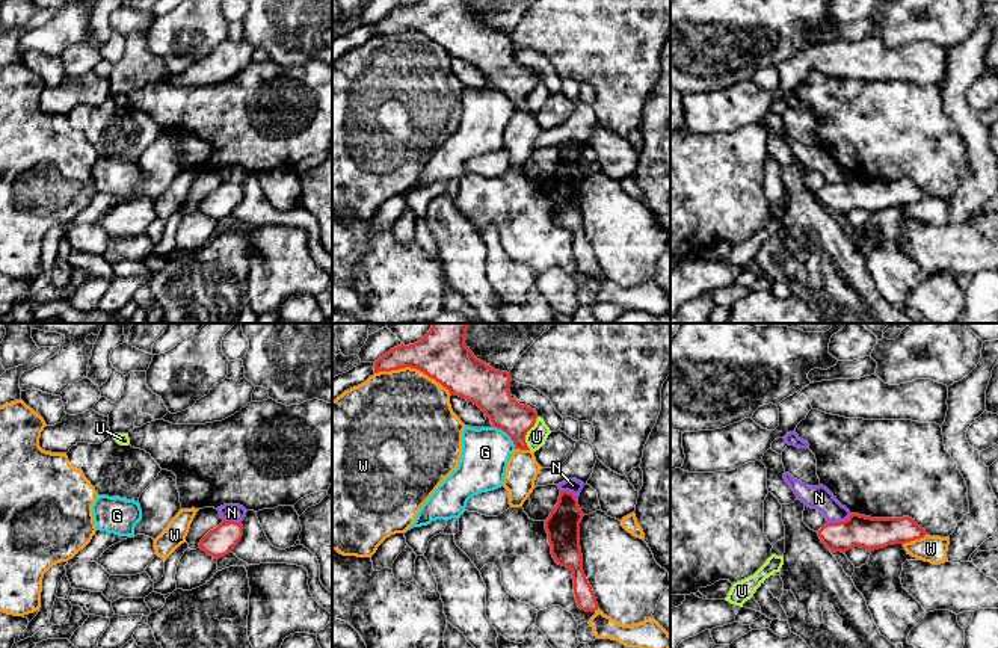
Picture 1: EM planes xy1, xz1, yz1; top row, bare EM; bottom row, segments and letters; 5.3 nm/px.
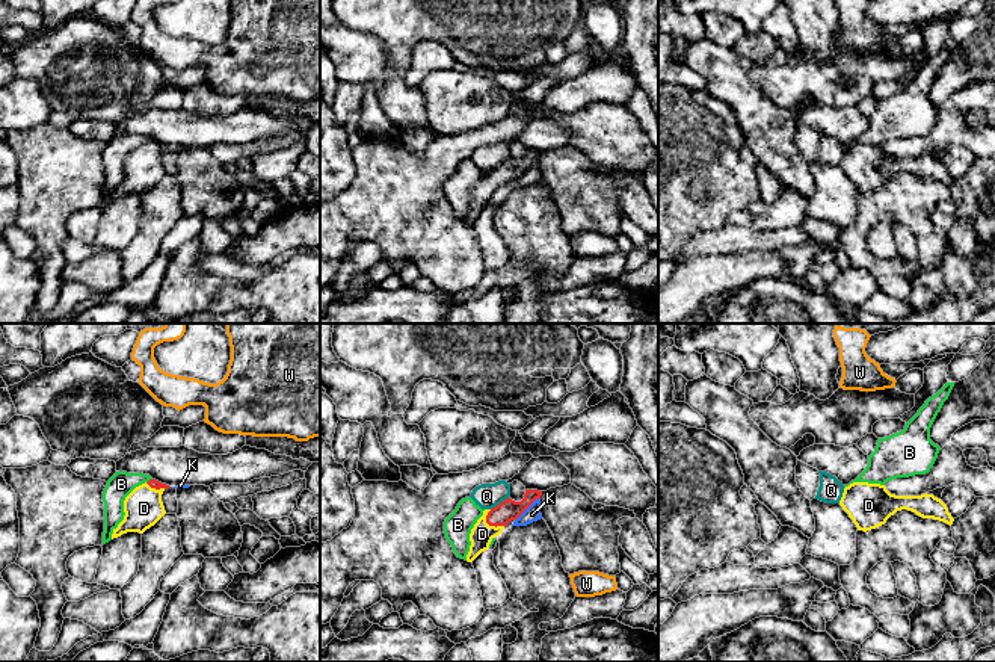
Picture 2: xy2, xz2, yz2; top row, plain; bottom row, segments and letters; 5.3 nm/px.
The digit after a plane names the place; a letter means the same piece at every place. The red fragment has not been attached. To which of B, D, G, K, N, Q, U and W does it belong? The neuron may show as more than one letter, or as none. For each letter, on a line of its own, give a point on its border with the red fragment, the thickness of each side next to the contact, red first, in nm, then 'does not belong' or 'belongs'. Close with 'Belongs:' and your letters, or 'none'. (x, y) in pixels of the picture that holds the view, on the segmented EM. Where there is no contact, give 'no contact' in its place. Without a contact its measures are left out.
B: xy2 (148, 481) | 50/140 nm | does not belong
D: xz2 (489, 525) | 120/120 nm | belongs
G: xz1 (508, 434) | 200/260 nm | does not belong
K: xz2 (527, 507) | 120/80 nm | does not belong
N: yz1 (840, 521) | 170/130 nm | does not belong
Q: xz2 (502, 502) | 120/140 nm | does not belong
U: xz1 (526, 434) | 180/110 nm | does not belong
W: xz1 (414, 367) | 280/460 nm | does not belong
Belongs: D

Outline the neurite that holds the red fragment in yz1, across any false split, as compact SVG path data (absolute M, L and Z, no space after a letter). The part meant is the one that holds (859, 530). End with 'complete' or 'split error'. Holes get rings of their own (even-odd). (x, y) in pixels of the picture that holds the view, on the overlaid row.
M850 514L846 521L826 523L817 533L830 551L841 553L855 547L874 551L888 545L921 539L927 535L909 517L871 518L859 514Z; complete

